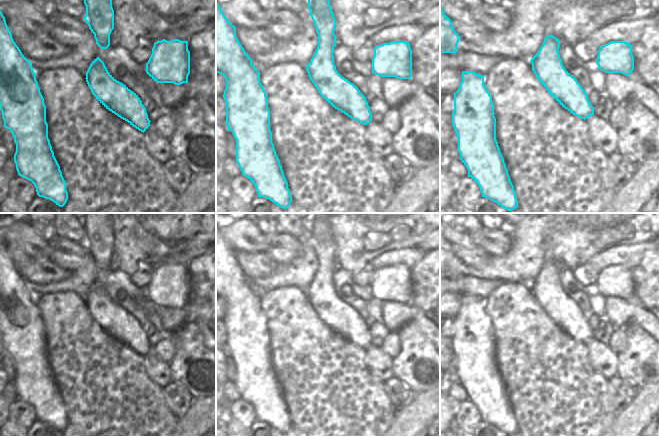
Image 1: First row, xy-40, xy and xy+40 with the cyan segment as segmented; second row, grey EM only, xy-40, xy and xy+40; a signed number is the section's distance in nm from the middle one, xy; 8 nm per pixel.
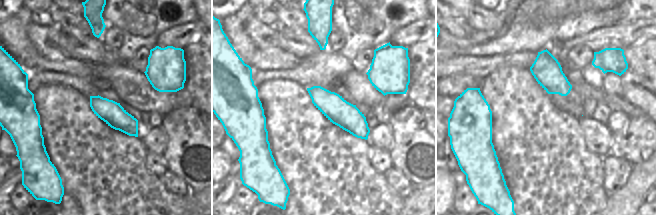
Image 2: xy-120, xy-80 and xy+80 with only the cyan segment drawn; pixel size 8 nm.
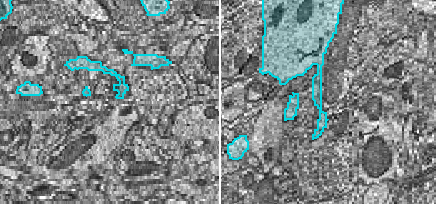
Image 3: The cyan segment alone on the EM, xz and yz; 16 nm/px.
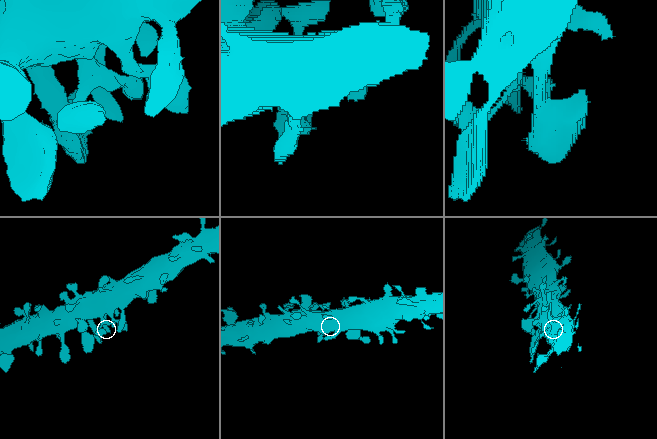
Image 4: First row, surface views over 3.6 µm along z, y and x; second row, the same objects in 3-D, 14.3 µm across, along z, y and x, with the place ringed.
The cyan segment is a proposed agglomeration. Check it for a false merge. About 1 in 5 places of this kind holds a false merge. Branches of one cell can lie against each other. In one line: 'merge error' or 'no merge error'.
no merge error

